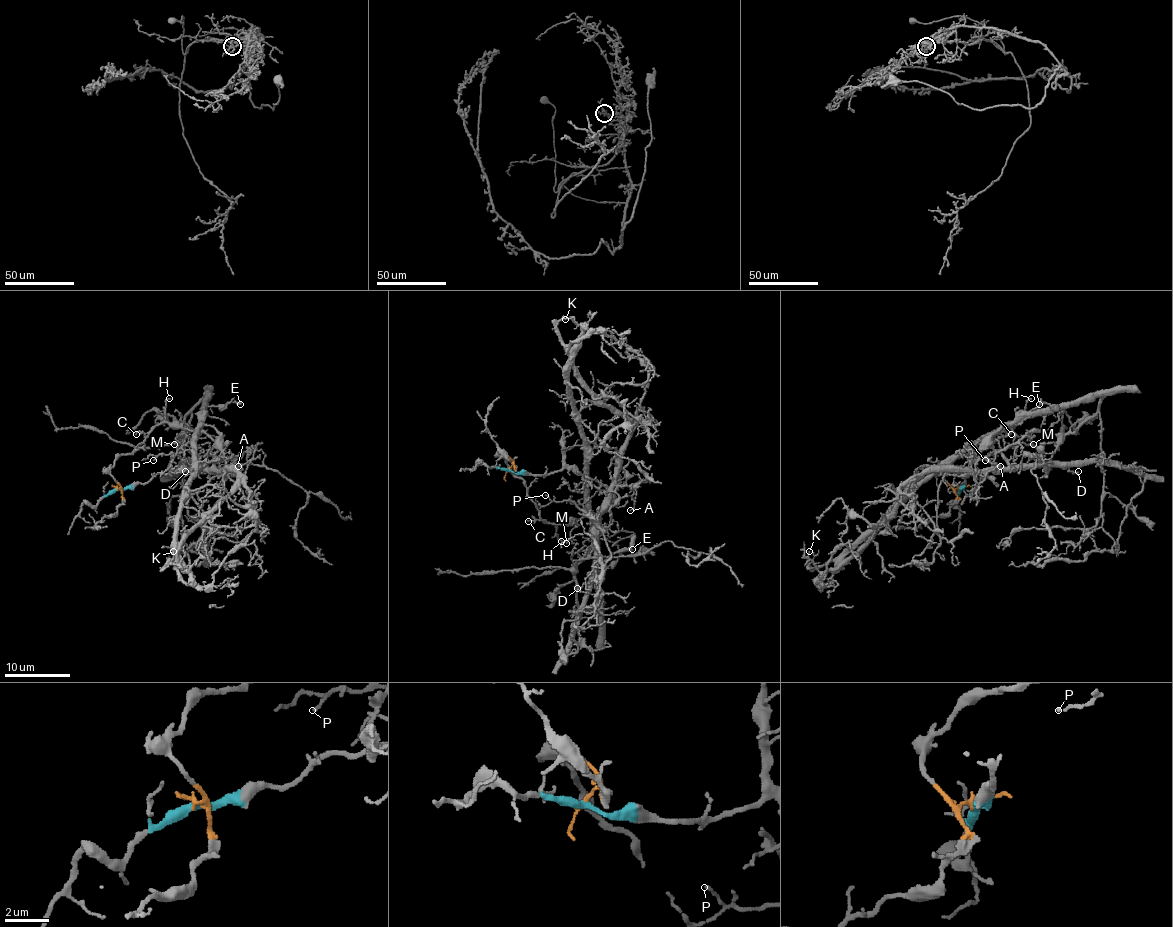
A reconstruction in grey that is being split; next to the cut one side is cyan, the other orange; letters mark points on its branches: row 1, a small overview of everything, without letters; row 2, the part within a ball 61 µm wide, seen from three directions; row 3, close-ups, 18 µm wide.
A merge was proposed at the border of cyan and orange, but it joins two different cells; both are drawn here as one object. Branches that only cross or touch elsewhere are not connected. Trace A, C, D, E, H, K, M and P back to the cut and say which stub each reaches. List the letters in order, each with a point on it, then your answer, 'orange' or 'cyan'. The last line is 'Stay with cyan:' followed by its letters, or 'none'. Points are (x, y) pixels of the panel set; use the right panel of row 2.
A: place (1000, 466); cyan
C: place (1011, 434); orange
D: place (1078, 471); cyan
E: place (1039, 404); orange
H: place (1031, 398); orange
K: place (809, 551); cyan
M: place (1033, 444); orange
P: place (985, 460); cyan
Stay with cyan: A, D, K, P

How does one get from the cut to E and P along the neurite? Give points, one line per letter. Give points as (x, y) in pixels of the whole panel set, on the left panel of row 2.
E: (117, 488), (111, 467), (157, 426), (180, 423), (194, 431), (208, 406), (241, 404)
P: (117, 488), (147, 483), (173, 470), (199, 469), (214, 459), (203, 467), (186, 451), (160, 454), (153, 460)

